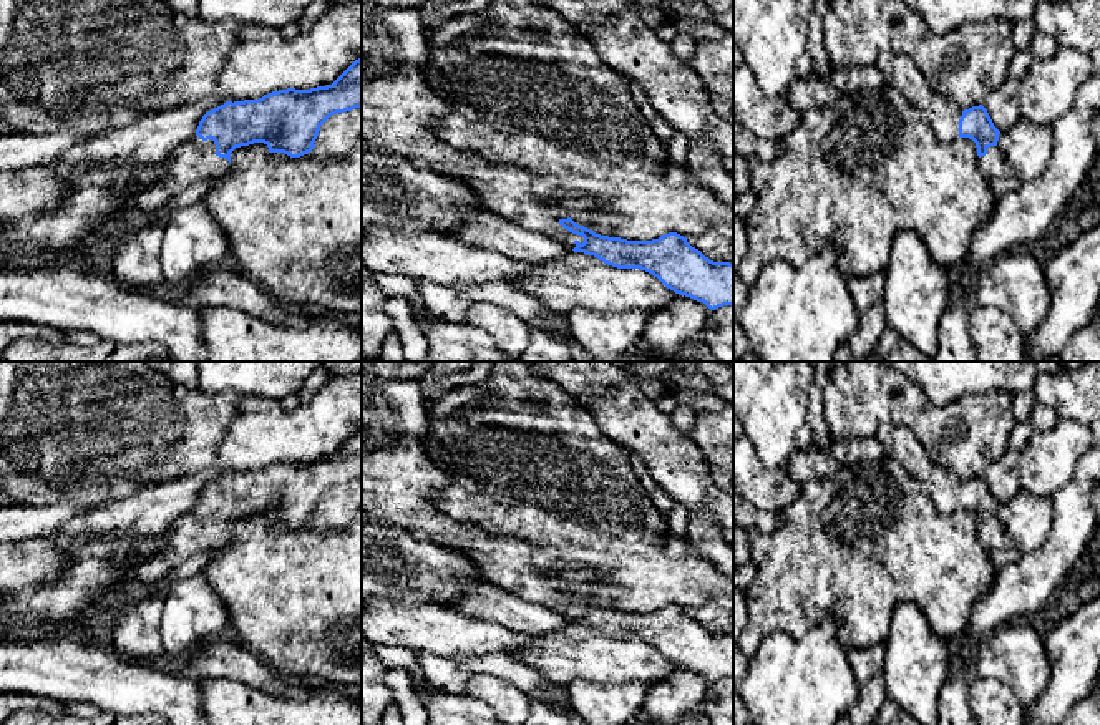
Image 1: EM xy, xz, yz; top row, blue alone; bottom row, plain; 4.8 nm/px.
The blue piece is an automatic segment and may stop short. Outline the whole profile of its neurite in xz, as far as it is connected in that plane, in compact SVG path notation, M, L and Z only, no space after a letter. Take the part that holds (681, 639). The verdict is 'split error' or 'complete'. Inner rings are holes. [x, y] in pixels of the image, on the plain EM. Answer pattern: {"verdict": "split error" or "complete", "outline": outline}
{"verdict": "split error", "outline": "M362 362L362 509L406 529L418 541L458 551L478 566L479 577L486 584L562 614L569 622L594 627L617 640L645 642L667 660L703 674L710 682L733 677L733 635L710 632L692 619L687 609L669 604L652 612L627 612L596 606L571 591L572 586L586 586L596 579L589 569L544 574L533 566L533 554L538 549L533 543L491 534L478 524L456 521L440 511L433 494L450 483L450 474L441 471L425 450L428 430L430 421L418 380L387 380L375 373L370 362Z"}

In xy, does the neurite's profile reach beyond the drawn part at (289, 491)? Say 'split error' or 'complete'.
split error

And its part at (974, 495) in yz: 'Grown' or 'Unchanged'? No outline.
Grown

